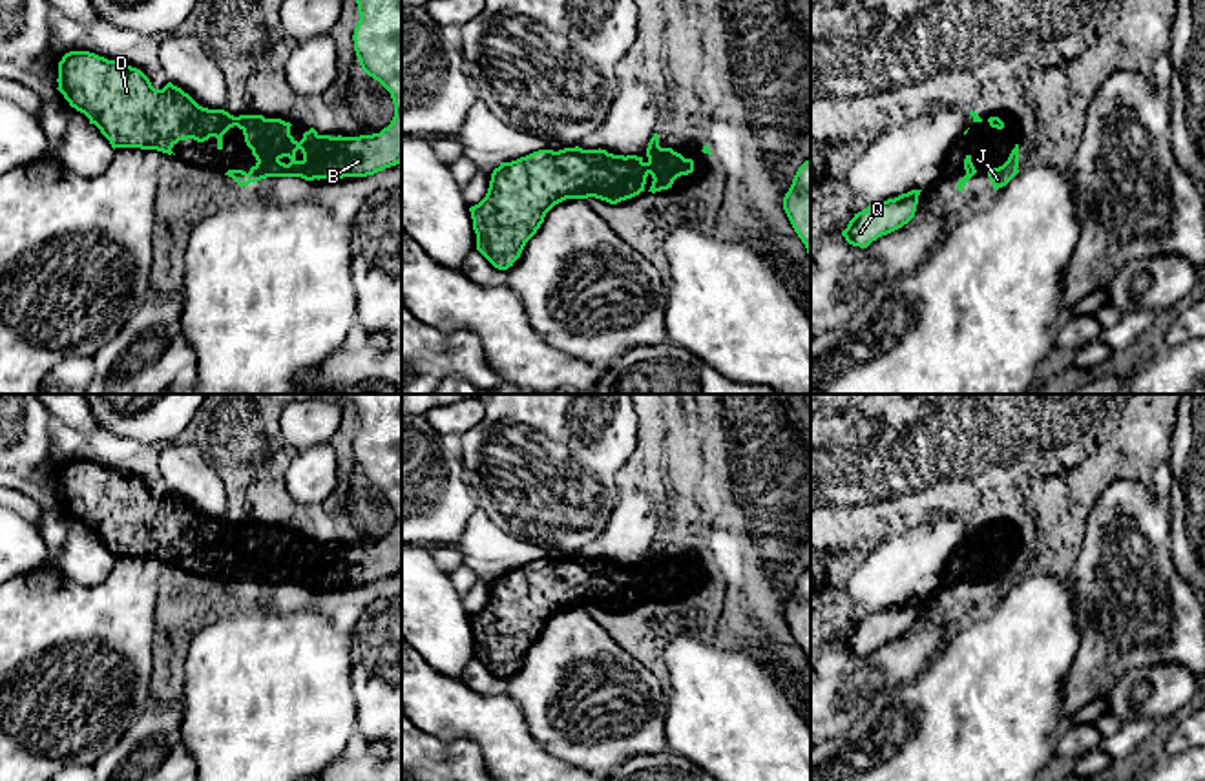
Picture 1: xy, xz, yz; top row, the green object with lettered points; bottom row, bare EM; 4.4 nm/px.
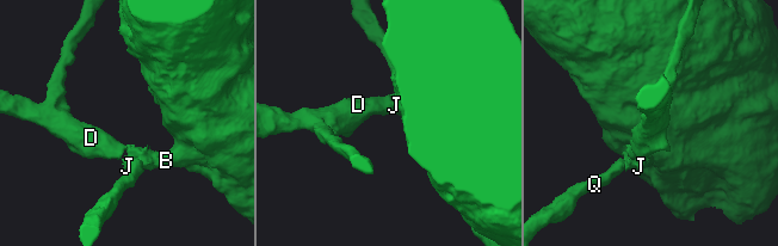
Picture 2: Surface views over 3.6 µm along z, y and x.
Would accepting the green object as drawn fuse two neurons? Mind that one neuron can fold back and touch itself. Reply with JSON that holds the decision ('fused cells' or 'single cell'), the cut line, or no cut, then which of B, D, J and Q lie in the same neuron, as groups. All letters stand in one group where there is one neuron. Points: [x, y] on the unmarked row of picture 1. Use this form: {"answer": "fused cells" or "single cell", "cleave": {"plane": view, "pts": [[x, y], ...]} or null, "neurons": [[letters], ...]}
{"answer": "single cell", "cleave": null, "neurons": [["B", "D", "J", "Q"]]}

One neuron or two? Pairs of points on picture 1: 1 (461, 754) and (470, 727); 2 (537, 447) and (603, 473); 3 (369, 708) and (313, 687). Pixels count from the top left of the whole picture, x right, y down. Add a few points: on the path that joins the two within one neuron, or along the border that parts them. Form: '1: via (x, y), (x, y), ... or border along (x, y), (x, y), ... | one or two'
1: border along (424, 730), (448, 741), (471, 741), (484, 761) | two
2: via (554, 464), (563, 473), (586, 473) | one
3: border along (349, 661), (356, 730) | two

